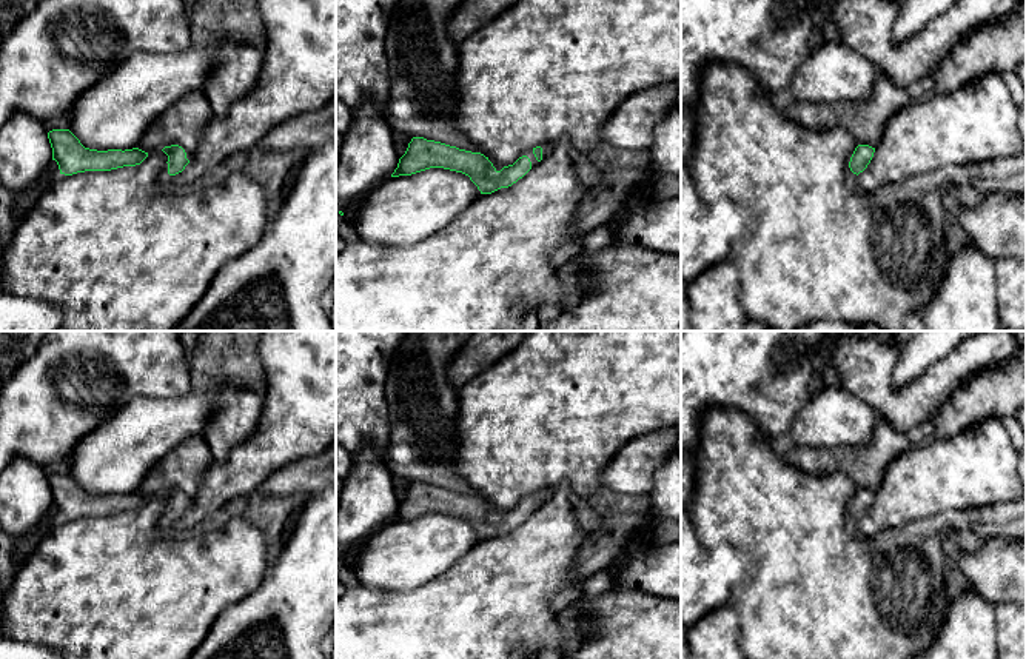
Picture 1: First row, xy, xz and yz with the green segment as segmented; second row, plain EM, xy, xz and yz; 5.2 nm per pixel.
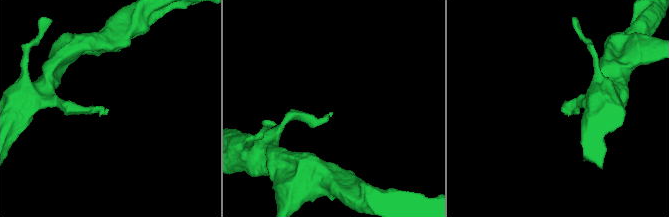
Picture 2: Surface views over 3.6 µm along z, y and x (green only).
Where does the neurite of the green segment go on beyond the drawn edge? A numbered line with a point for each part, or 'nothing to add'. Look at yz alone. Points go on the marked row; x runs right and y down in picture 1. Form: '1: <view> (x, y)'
1: yz (851, 179)

